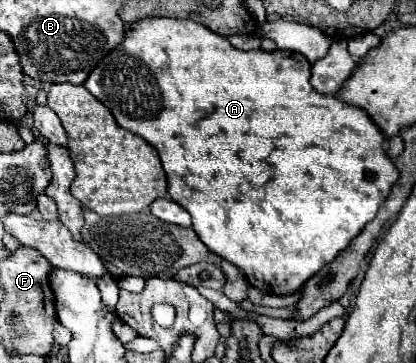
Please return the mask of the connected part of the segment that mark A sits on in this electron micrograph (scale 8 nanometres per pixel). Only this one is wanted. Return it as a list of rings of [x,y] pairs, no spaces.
[[[142,19],[128,31],[124,43],[98,63],[98,67],[84,81],[84,87],[112,111],[118,125],[144,137],[150,145],[156,147],[168,177],[170,197],[192,215],[192,229],[198,233],[198,237],[202,237],[210,251],[236,265],[252,287],[270,295],[294,295],[314,273],[334,261],[334,257],[338,257],[338,253],[350,245],[364,225],[374,219],[380,203],[388,197],[392,185],[400,179],[398,167],[384,149],[386,137],[382,129],[374,125],[372,117],[368,117],[364,109],[346,105],[346,101],[338,101],[334,95],[316,93],[310,85],[310,73],[310,61],[296,51],[242,51],[232,47],[226,37],[190,19]]]

